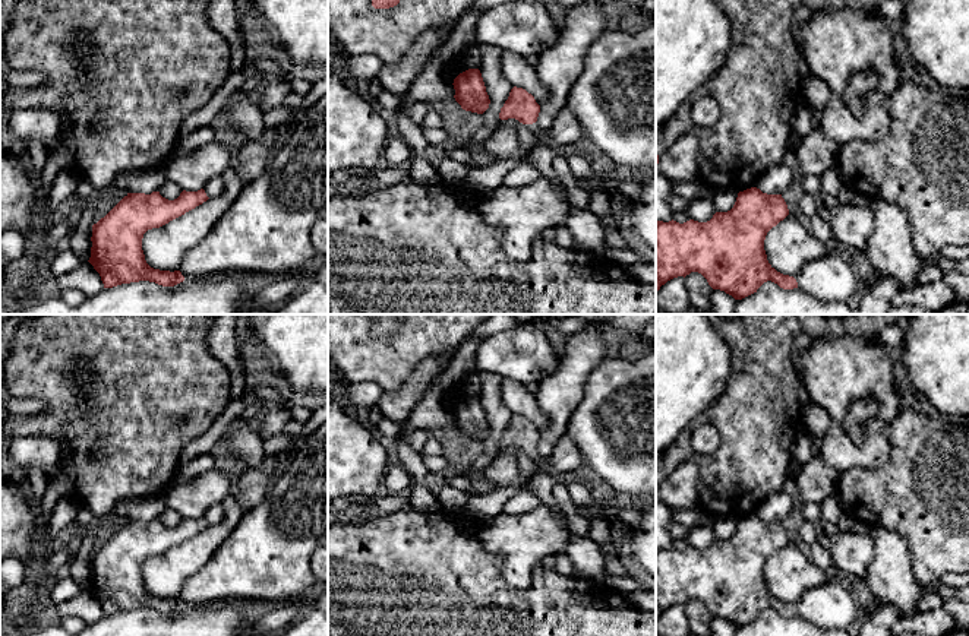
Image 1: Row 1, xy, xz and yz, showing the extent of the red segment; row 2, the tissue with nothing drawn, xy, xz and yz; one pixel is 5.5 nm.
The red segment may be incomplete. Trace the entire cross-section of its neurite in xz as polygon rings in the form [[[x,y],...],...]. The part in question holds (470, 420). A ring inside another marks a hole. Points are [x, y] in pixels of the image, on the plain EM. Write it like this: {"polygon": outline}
{"polygon": [[[468,396],[454,406],[455,428],[463,437],[483,442],[490,431],[486,414],[479,396]]]}

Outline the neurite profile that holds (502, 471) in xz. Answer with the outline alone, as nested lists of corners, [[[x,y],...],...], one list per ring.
[[[515,446],[501,447],[495,459],[477,477],[487,480],[495,490],[525,484],[530,477],[520,472],[518,452]]]

